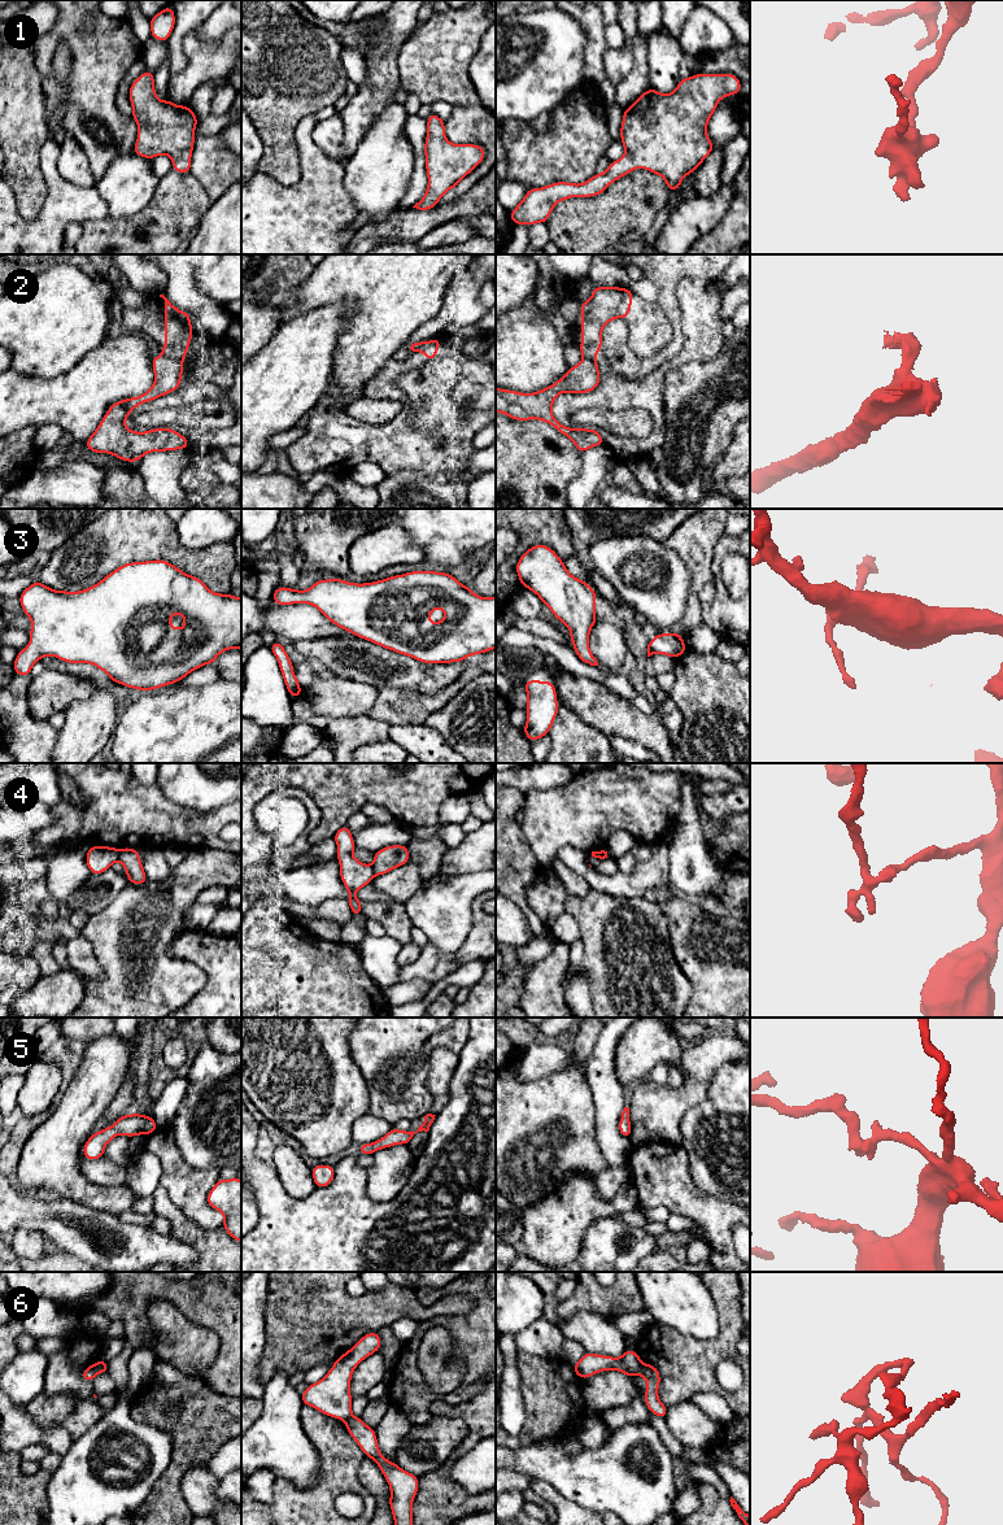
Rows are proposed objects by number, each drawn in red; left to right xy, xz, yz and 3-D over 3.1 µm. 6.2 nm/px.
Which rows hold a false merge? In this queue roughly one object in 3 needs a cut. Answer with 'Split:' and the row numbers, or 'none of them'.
Split: 2, 4, 6

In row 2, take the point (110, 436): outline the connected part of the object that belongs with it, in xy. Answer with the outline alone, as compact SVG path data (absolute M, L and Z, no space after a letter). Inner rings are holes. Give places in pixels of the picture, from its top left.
M157 356L152 358L152 367L154 372L153 385L138 397L112 404L95 432L87 439L86 448L88 450L113 454L126 462L139 462L141 457L152 452L188 449L187 437L174 428L136 432L125 424L135 408L169 395L180 387L183 362Z

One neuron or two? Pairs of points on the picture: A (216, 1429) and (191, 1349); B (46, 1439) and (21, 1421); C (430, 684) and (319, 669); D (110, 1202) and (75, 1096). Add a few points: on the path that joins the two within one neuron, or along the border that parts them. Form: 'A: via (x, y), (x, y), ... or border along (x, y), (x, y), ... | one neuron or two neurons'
A: border along (164, 1362), (168, 1362), (190, 1378) | two neurons
B: via (39, 1437), (27, 1428) | one neuron
C: border along (306, 656), (315, 657), (334, 674) | two neurons
D: via (82, 1184), (72, 1173), (72, 1124) | one neuron

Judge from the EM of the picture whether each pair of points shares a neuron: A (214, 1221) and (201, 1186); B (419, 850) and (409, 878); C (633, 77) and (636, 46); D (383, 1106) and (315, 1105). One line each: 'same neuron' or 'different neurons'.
A: same neuron
B: different neurons
C: same neuron
D: different neurons

